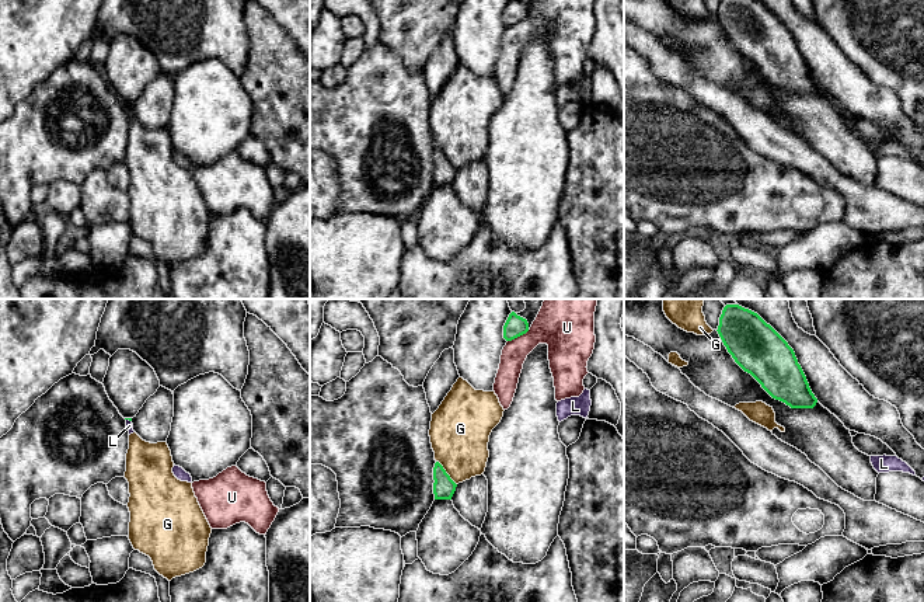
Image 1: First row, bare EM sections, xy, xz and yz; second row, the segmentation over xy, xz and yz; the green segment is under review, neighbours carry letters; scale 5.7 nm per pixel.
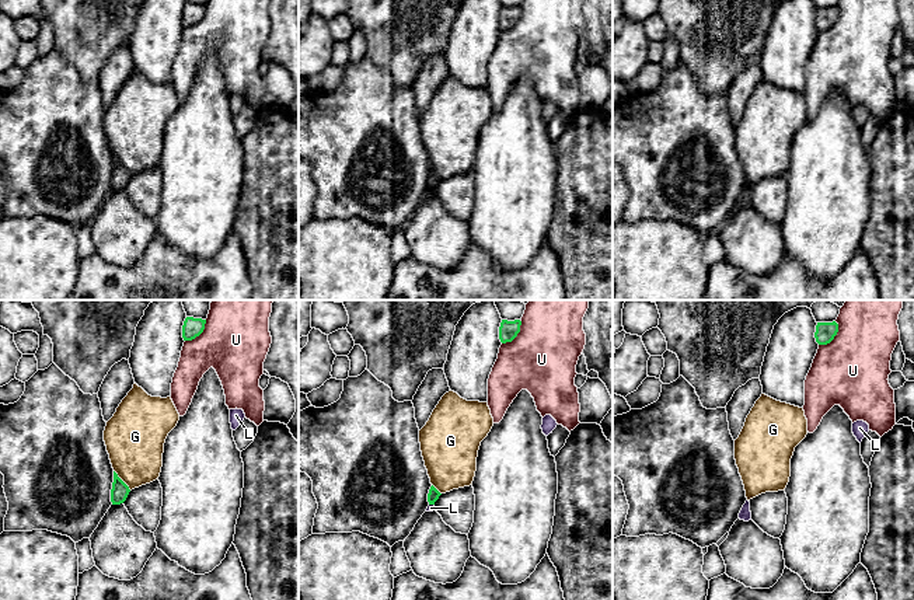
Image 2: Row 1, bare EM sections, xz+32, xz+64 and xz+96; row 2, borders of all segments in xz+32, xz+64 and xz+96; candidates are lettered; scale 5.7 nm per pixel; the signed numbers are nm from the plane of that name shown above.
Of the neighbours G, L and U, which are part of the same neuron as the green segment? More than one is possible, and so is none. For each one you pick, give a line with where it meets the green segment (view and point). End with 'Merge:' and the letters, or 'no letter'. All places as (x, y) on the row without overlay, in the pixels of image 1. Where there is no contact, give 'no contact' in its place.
Merge: no letter

